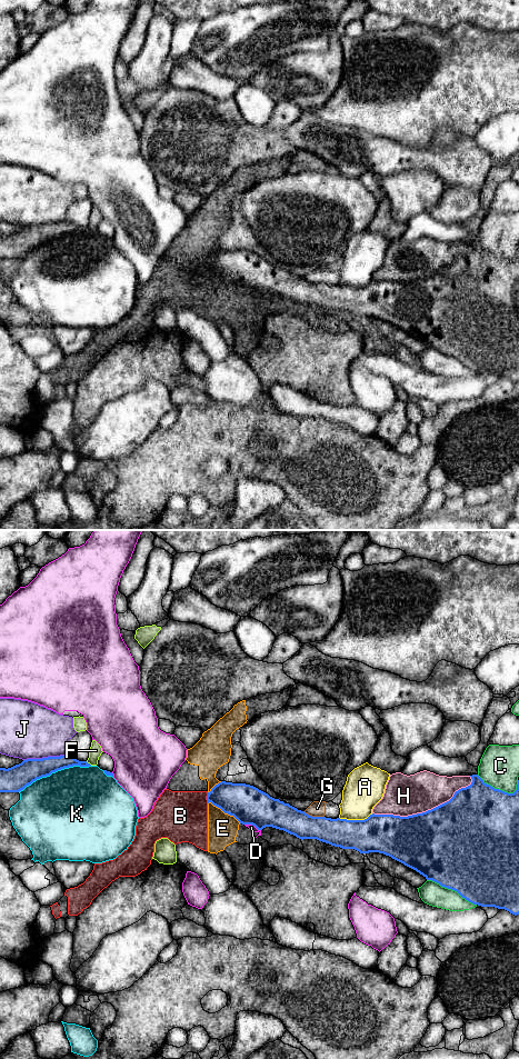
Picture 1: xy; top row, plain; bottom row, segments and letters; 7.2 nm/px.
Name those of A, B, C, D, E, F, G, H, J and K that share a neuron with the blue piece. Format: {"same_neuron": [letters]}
{"same_neuron": []}

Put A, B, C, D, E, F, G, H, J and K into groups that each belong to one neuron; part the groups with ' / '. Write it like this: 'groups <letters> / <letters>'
groups A / B E / C / D / F / G / H / J / K

